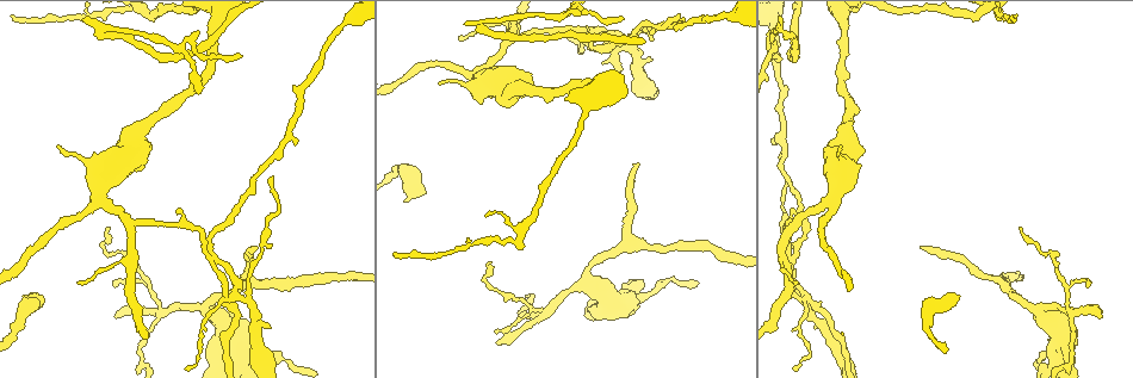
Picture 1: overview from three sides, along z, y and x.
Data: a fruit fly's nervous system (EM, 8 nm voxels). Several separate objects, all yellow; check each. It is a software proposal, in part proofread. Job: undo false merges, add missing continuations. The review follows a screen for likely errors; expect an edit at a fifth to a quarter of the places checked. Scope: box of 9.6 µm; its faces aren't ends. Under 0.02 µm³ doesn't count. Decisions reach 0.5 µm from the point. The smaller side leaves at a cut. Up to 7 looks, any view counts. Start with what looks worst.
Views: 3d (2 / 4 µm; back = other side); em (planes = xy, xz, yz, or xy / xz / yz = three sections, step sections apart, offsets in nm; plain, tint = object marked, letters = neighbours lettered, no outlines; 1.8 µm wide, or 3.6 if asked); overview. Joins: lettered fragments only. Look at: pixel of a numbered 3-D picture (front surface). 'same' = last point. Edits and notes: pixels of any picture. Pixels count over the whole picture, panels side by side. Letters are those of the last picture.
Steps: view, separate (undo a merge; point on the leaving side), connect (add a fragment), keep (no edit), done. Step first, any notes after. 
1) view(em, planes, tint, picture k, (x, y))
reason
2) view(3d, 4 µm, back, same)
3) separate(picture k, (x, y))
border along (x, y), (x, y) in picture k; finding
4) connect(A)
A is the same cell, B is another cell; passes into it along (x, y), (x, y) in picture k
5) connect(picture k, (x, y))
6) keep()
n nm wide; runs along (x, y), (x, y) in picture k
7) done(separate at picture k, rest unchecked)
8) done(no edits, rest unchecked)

view(em, yz, step 8, tint, picture 1, (804, 294))
four-way junction

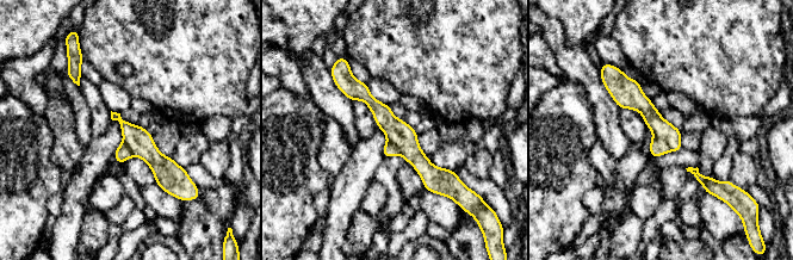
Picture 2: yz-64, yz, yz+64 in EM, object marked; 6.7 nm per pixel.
view(em, planes, letters, same)

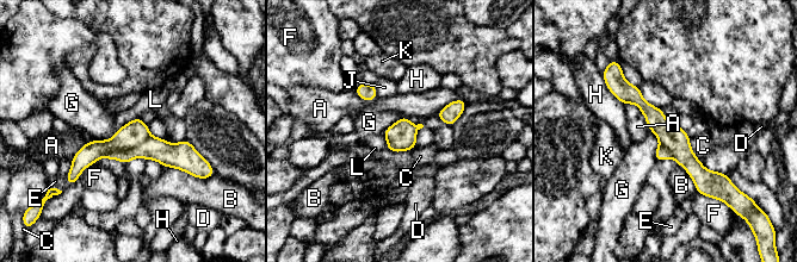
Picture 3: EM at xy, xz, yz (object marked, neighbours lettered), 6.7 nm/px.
separate(picture 3, (133, 133))
200 nm wide; A touches over 260 nm; A, B, C, D, E, F, G, H, J, K and L are other cells; a second neuron is stuck on

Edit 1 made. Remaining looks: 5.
view(3d, 2 µm, picture 1, (955, 296))
thick end

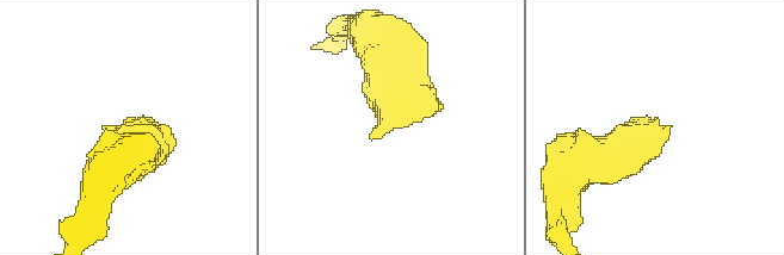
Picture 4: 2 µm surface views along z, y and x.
view(em, yz, step 4, tint, picture 4, (667, 127))

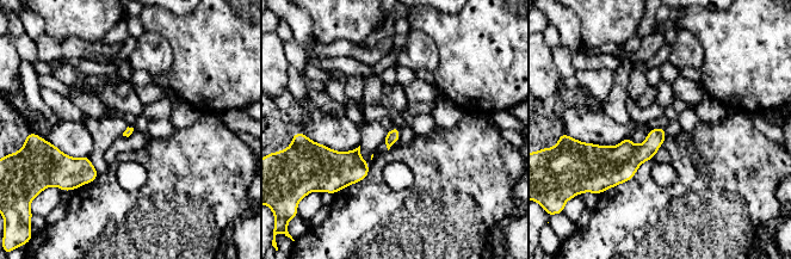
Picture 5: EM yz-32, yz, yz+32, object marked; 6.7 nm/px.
view(em, planes, letters, same)
cut it another way

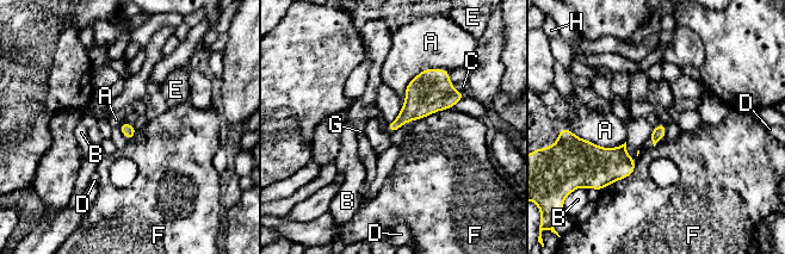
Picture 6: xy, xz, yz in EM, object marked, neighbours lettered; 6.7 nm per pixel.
keep()
A touches over 400 nm; A, B, C, D, E, F, G and H are other cells; border along (447, 69), (422, 69), (402, 105) in picture 6; none of them fits

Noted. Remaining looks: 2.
view(em, xy, step 16, letters, picture 1, (110, 229))
thin end

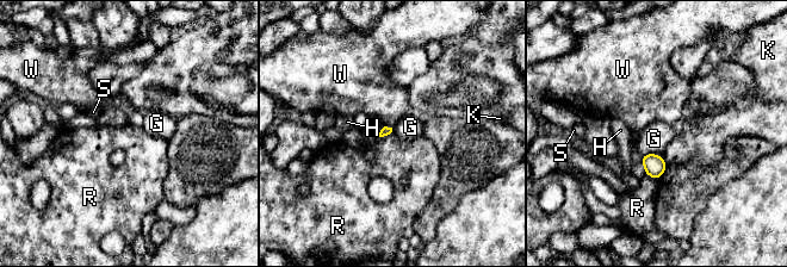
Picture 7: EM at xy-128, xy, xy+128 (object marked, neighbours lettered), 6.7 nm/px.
keep()
G touches over 130 nm; G, H, K, R, S and W are other cells; border along (391, 131), (384, 136), (377, 136) in picture 7; none of them fits

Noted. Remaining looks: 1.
done(separate at picture 3, rest unchecked)

